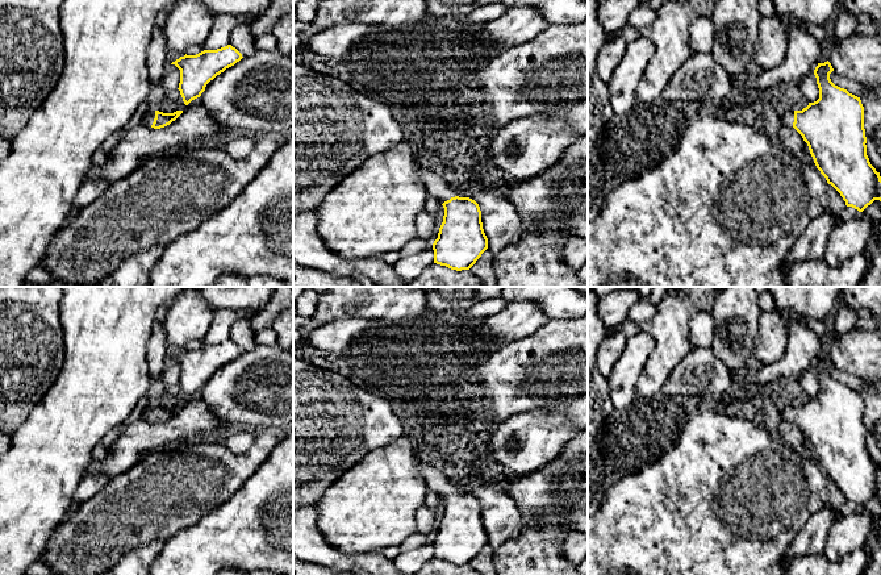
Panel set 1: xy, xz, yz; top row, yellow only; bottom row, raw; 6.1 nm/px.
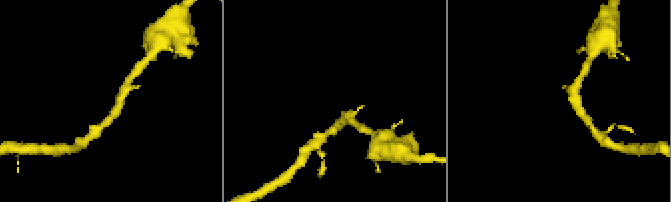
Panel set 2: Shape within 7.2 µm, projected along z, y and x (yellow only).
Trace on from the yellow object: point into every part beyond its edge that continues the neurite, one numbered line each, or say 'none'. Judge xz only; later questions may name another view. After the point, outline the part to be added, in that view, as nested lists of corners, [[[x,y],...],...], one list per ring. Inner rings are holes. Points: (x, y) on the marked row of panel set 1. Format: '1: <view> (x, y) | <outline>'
1: xz (435, 186) | [[[419,162],[419,176],[426,187],[427,195],[437,199],[440,204],[455,197],[454,189],[435,172],[423,167]]]

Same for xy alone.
1: xy (147, 119) | [[[149,111],[142,116],[139,125],[143,125],[146,128],[151,128],[154,118],[155,118],[155,112]]]

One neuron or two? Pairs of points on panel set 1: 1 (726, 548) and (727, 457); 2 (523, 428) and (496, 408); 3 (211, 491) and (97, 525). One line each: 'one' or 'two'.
1: one
2: two
3: one

